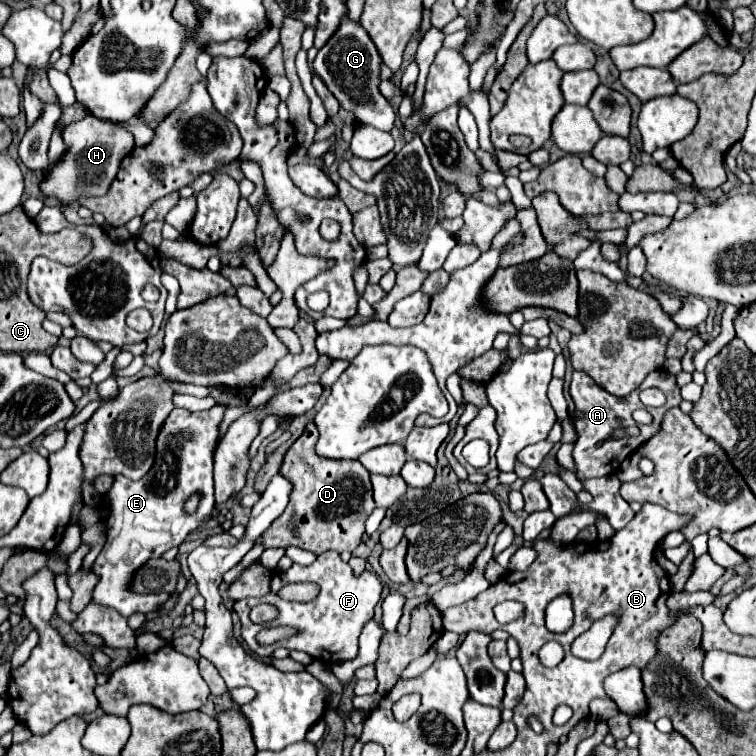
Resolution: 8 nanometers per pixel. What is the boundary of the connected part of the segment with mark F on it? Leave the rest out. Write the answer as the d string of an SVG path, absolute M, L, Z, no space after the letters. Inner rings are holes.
M326 551L308 567L292 565L286 573L276 571L272 575L272 593L258 597L258 599L240 599L240 603L234 603L234 611L238 613L238 617L242 621L242 639L246 641L250 651L258 657L270 657L276 647L286 647L290 651L294 651L294 649L304 651L318 661L324 661L324 651L336 661L346 661L346 659L354 659L358 654L360 631L362 631L364 623L370 617L374 617L374 605L380 599L380 591L382 591L382 583L374 573L364 571L364 573L360 573L360 577L356 577L352 573L352 567L348 563L344 563L336 551ZM298 581L316 583L320 587L318 597L310 603L290 603L276 595L276 591L280 587L284 587L288 583L298 583ZM258 603L270 603L278 609L278 617L272 621L272 627L274 625L290 625L290 627L300 629L300 633L290 639L284 639L280 643L274 643L270 647L260 647L254 637L262 629L262 625L256 625L248 619L250 609Z

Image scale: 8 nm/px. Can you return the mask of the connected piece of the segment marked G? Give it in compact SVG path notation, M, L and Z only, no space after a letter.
M350 17L344 19L336 35L318 51L318 57L314 59L314 73L320 75L320 79L326 83L326 87L336 95L340 105L346 111L352 111L360 123L368 123L380 131L392 131L394 127L394 109L392 105L382 97L378 85L378 73L380 73L380 55L376 51L376 45L364 31L360 23L350 21Z

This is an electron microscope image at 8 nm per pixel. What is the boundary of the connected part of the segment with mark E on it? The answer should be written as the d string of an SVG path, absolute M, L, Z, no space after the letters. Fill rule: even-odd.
M216 405L210 411L190 413L186 409L174 409L160 431L156 441L156 461L152 469L140 481L128 481L122 475L114 477L110 493L104 503L112 509L106 519L108 527L124 527L124 535L110 537L106 547L98 555L92 571L100 577L94 589L94 603L116 609L120 615L130 617L132 613L160 611L160 607L170 599L168 593L148 593L138 595L130 591L132 575L152 557L162 557L170 547L178 547L190 531L204 525L214 509L214 481L212 481L212 455L218 441L220 421L226 407ZM190 495L200 495L198 509L194 513L184 511L184 503Z

